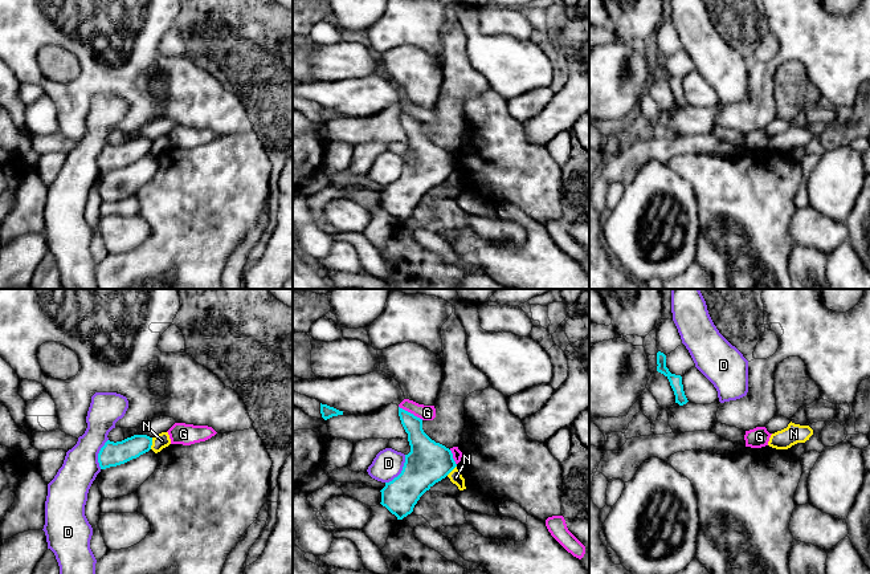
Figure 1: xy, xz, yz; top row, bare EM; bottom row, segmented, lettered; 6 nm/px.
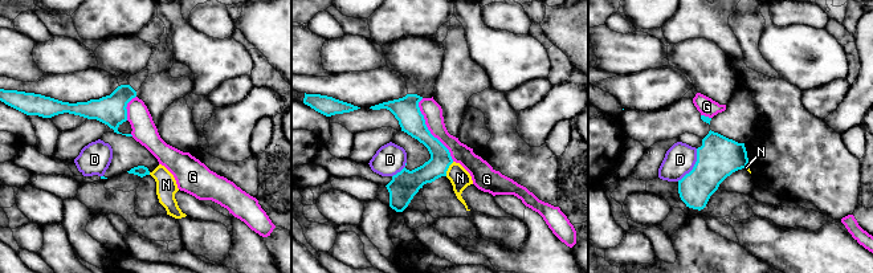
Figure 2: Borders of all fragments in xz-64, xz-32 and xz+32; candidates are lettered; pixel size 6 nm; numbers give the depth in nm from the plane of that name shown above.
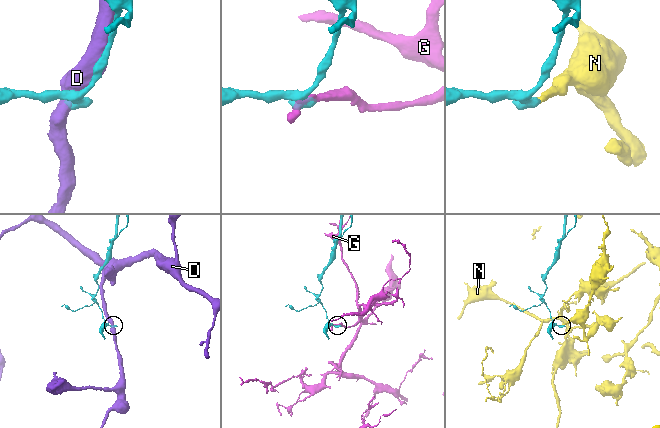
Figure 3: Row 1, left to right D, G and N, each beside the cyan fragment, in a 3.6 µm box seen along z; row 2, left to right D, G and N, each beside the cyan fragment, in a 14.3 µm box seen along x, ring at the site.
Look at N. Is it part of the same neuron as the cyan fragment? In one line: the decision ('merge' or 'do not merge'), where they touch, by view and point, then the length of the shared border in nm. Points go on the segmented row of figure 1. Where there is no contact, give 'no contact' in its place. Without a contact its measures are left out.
do not merge; meets cyan in xy at (151, 443); contact 70 nm long

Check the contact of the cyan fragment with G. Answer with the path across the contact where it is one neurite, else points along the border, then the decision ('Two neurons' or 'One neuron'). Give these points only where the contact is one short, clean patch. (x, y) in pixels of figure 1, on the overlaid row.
Boundary: xz (399, 406), (423, 419). Two neurons

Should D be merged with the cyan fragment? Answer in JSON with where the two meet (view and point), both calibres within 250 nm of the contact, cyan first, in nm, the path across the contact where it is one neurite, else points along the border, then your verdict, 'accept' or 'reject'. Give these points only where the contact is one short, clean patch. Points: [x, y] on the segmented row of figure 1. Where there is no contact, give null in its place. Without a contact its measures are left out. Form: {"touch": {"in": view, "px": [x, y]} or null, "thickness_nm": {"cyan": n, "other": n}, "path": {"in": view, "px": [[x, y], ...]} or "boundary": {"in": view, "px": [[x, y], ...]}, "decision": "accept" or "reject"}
{"touch": {"in": "xz", "px": [401, 471]}, "thickness_nm": {"cyan": 260, "other": 180}, "boundary": {"in": "xz", "px": [[405, 455], [403, 469], [386, 483]]}, "decision": "reject"}

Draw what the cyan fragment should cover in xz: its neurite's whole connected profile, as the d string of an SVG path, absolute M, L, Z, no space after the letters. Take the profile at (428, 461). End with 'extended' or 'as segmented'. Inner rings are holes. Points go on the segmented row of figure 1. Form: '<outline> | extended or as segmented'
M400 407L399 416L408 433L411 452L405 455L401 473L380 490L380 504L397 520L403 520L413 512L420 497L445 479L457 464L449 448L424 432L422 419Z | as segmented

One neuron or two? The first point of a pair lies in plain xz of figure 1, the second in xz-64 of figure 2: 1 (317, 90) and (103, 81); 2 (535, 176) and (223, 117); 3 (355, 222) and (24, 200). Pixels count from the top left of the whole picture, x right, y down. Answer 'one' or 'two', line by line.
1: one
2: two
3: one

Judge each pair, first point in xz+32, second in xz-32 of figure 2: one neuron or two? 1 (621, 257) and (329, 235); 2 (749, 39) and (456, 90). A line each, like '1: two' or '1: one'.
1: two
2: one

